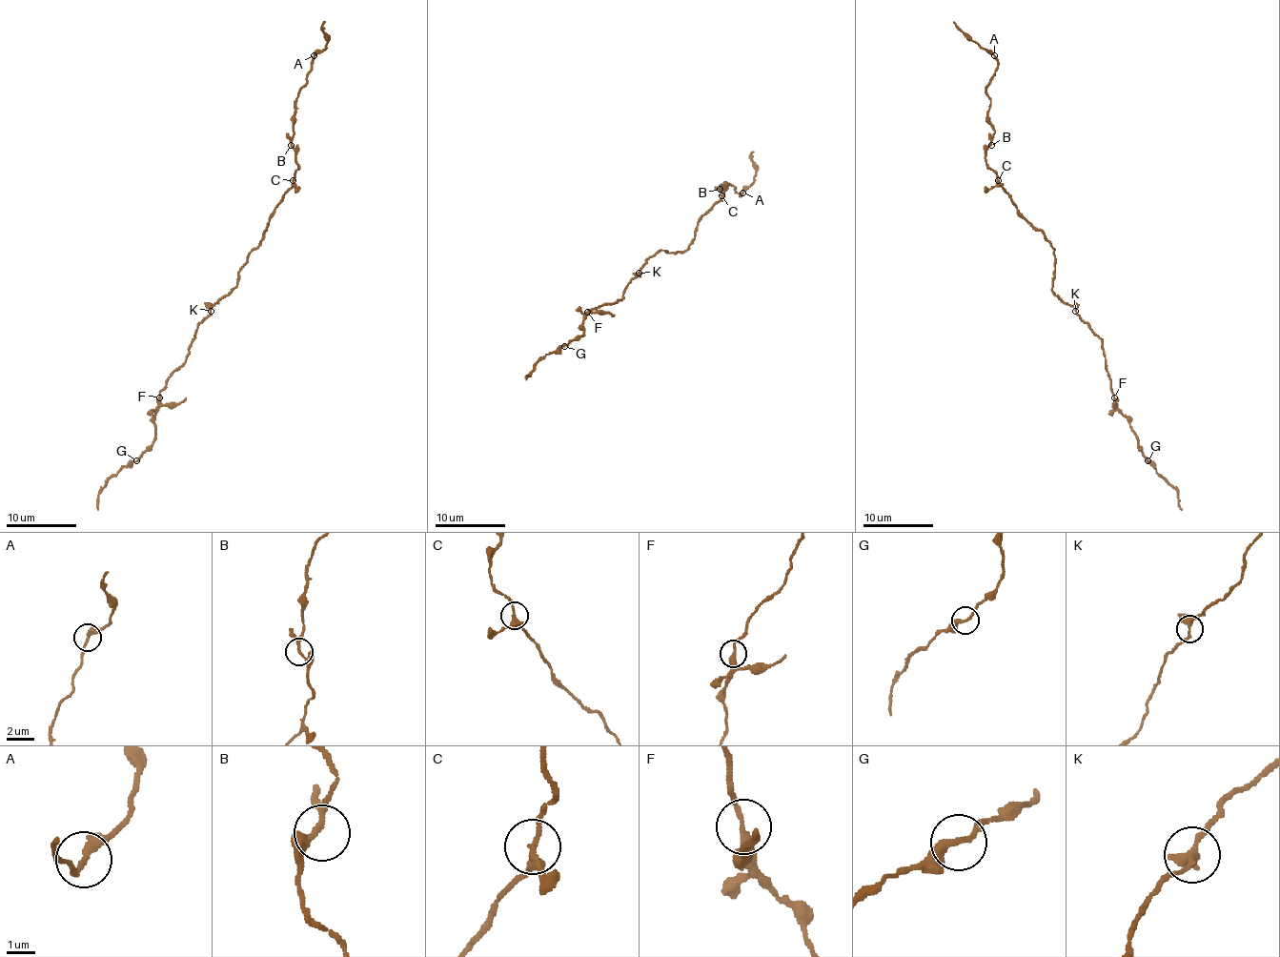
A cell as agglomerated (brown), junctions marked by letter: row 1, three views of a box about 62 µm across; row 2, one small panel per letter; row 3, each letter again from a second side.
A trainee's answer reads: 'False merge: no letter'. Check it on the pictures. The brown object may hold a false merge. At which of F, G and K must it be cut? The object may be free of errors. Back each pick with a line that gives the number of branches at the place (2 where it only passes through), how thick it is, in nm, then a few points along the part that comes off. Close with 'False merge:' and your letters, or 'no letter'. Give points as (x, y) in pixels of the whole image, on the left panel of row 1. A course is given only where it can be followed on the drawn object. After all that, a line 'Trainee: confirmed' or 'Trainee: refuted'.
False merge: no letter
Trainee: confirmed

